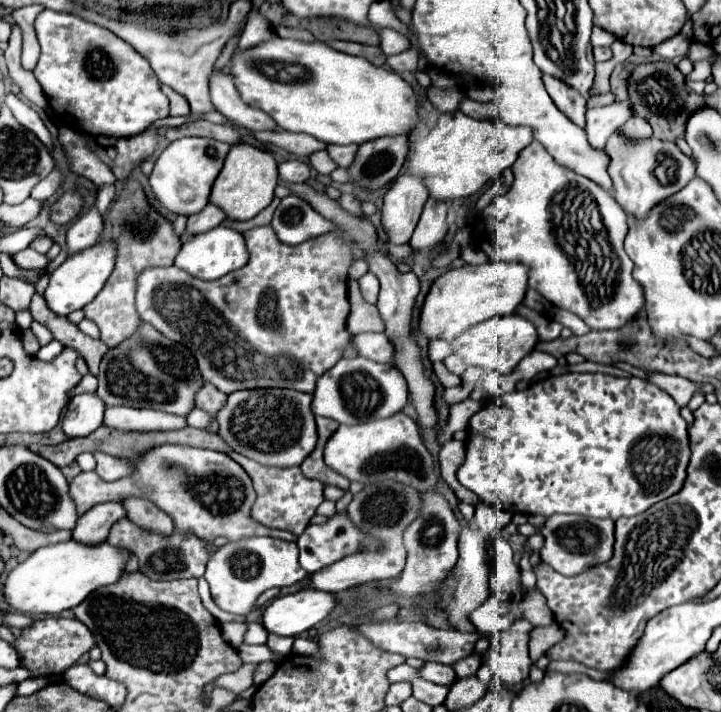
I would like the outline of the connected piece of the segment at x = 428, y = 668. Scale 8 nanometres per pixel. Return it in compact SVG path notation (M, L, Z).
M425 662L425 666L419 670L421 676L433 684L445 684L451 686L457 680L457 674L453 670L453 666L445 666L445 664L435 664L435 662Z

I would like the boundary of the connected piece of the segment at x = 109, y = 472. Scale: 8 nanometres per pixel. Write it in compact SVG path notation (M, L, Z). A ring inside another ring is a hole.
M93 452L93 456L95 456L97 463L95 472L104 481L113 482L119 478L131 476L131 472L135 472L131 462L127 462L125 458L115 458L105 452Z

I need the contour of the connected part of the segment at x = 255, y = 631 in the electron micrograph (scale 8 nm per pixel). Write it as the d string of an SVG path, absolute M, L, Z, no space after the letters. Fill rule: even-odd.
M245 620L245 624L247 624L247 632L245 632L245 638L243 638L245 644L265 644L267 642L269 634L267 634L267 630L261 628L259 622Z

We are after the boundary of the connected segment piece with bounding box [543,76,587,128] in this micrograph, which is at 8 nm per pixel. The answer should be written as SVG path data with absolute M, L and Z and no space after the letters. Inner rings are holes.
M543 76L545 88L551 96L551 100L555 102L555 106L579 128L585 128L585 110L587 110L587 102L577 94L571 92L571 88L567 88L565 84L559 84L559 80L551 78L551 76Z

